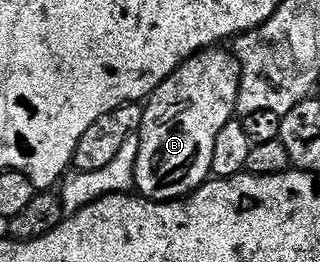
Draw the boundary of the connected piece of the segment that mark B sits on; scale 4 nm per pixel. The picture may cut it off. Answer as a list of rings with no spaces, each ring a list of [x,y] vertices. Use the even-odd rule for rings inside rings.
[[[216,46],[189,58],[146,101],[138,130],[139,153],[135,159],[135,188],[144,200],[181,200],[207,183],[213,166],[217,134],[236,115],[239,97],[239,66],[226,47]]]

